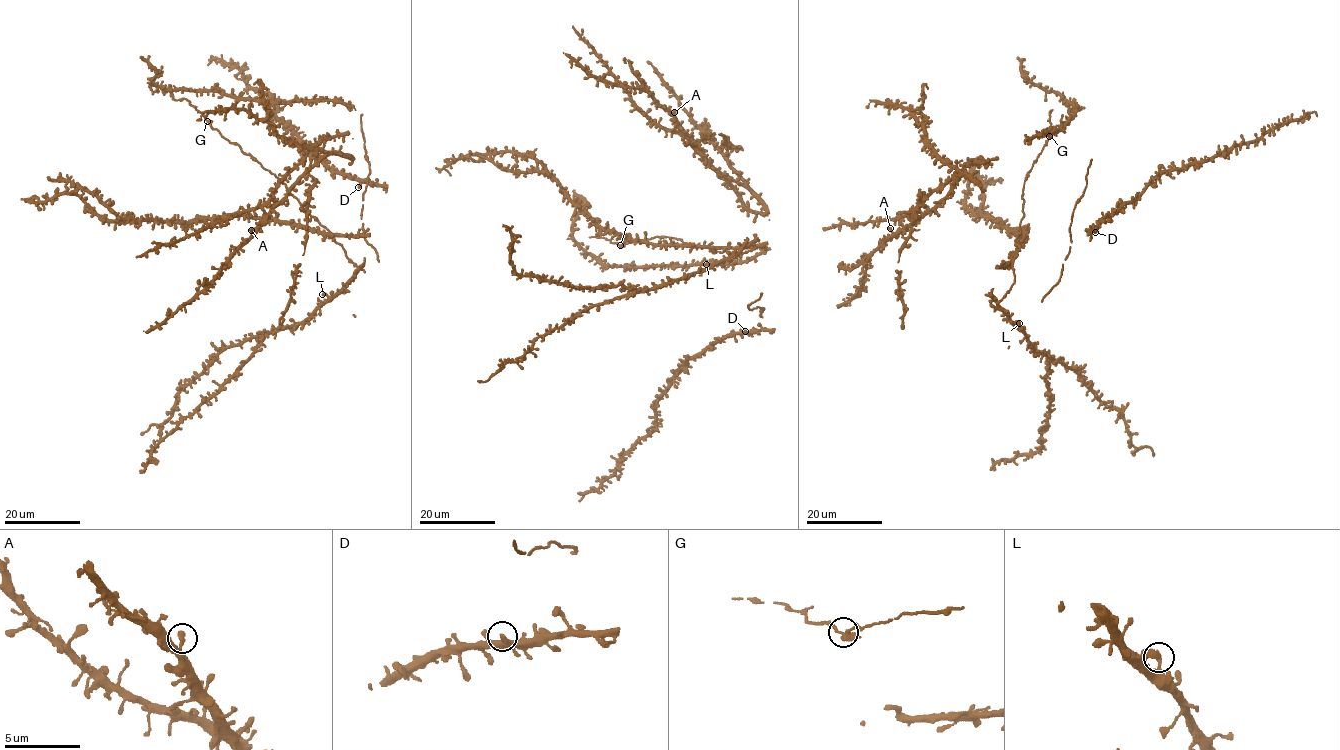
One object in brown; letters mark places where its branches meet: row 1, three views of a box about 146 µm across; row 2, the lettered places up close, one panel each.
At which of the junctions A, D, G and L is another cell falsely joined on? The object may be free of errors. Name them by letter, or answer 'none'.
none

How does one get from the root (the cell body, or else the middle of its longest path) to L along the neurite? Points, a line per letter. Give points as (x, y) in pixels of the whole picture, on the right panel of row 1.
L: (1044, 146), (1024, 182), (1019, 249), (1013, 263), (1014, 282), (1001, 300), (995, 299), (1009, 320), (1019, 323)

